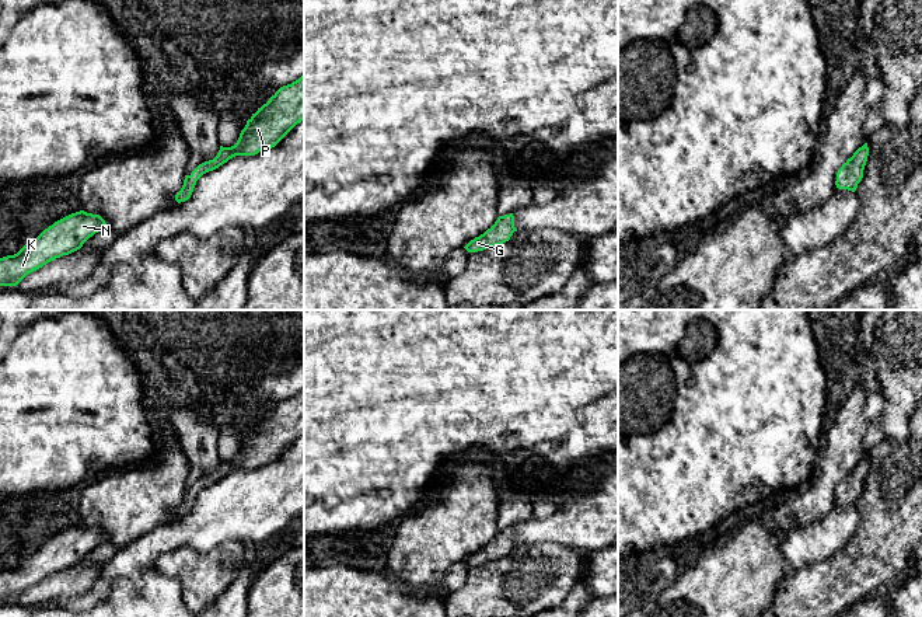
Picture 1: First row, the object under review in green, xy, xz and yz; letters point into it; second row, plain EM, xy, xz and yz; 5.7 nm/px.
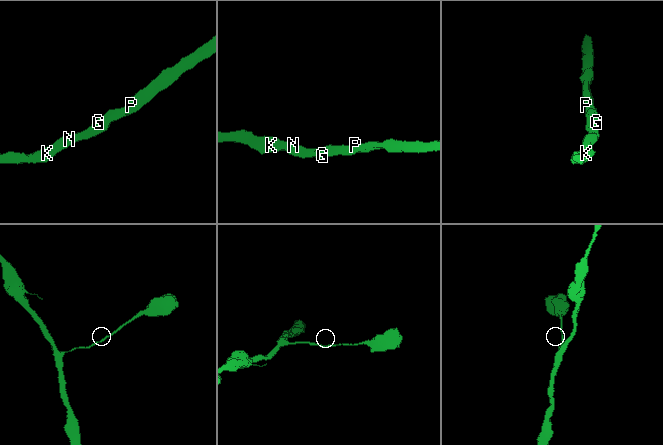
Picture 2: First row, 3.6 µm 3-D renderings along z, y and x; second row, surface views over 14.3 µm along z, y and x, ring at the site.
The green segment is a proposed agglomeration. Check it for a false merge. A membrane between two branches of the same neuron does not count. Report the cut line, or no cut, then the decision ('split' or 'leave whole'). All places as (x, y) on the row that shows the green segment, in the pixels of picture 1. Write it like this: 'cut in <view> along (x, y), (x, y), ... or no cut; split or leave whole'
no cut; leave whole

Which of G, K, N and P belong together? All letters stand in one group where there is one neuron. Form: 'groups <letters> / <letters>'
groups G K N P

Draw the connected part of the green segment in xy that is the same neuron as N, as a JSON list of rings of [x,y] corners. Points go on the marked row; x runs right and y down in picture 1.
[[[71,213],[45,229],[17,254],[0,258],[0,286],[17,286],[28,273],[69,255],[99,230],[106,229],[99,215]]]

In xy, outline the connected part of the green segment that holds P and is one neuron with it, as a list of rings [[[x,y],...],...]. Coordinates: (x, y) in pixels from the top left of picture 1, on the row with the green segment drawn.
[[[304,76],[291,84],[280,87],[266,104],[263,104],[247,121],[237,143],[231,147],[220,146],[213,160],[199,164],[175,195],[178,203],[191,198],[196,181],[235,156],[255,156],[259,151],[275,147],[297,123],[304,121]]]

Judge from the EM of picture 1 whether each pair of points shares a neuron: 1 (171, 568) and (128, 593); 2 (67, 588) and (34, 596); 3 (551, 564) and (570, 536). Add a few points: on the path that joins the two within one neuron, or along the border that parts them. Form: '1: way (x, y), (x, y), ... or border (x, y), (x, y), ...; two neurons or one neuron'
1: border (153, 567), (178, 581), (182, 599); two neurons
2: way (59, 588), (52, 588), (42, 593); one neuron
3: border (531, 543), (555, 543), (586, 553); two neurons

